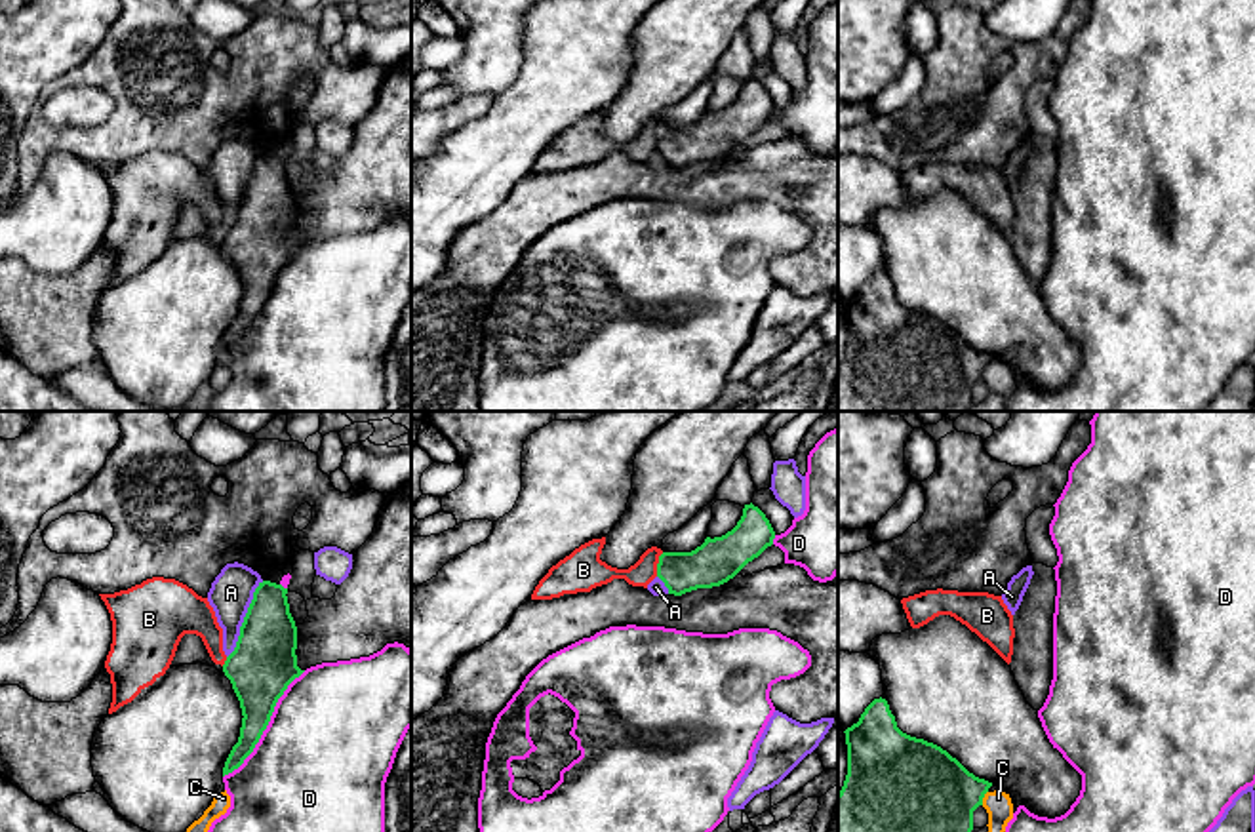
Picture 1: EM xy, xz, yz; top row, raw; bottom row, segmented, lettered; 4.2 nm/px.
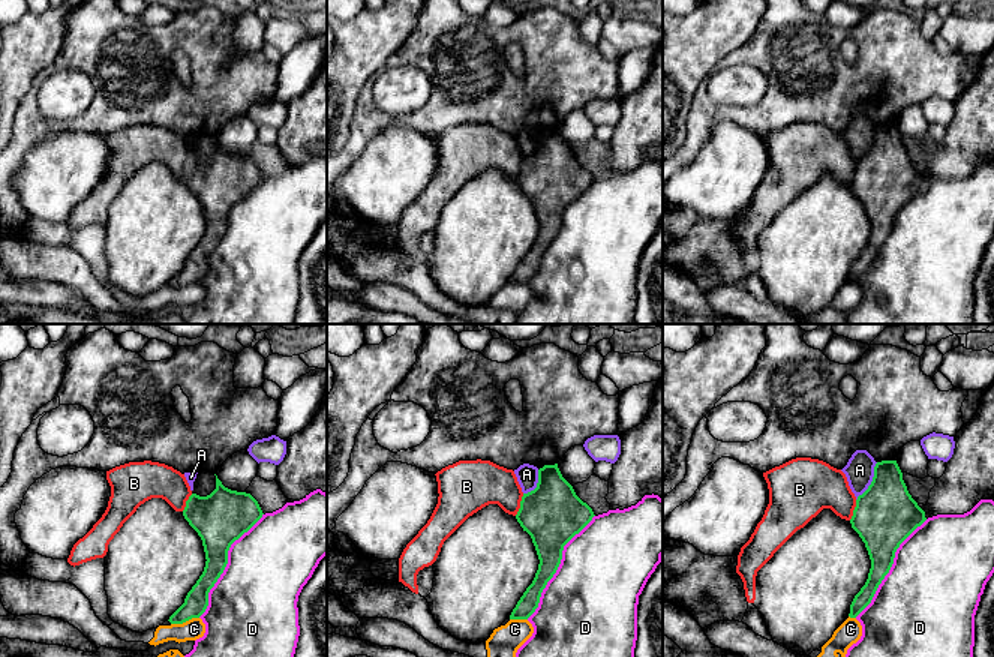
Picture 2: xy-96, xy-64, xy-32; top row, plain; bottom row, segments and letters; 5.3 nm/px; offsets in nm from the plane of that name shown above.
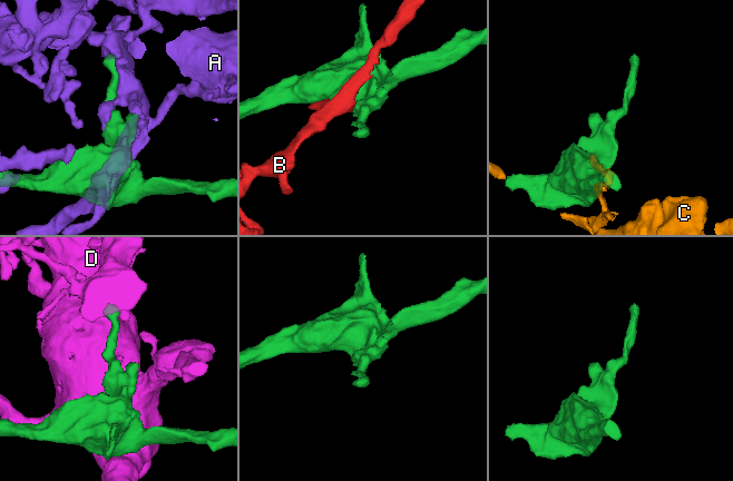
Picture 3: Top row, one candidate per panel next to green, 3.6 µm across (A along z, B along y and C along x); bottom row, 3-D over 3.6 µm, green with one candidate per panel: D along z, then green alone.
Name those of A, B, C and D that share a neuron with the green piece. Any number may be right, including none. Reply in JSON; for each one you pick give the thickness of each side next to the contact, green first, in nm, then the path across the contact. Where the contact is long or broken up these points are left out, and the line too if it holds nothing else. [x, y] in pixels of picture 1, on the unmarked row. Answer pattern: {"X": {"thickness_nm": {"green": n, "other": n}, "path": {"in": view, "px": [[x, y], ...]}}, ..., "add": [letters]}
{"B": {"thickness_nm": {"green": 190, "other": 100}, "path": {"in": "xz", "px": [[717, 134], [713, 138], [657, 138], [644, 143]]}}, "add": ["B"]}

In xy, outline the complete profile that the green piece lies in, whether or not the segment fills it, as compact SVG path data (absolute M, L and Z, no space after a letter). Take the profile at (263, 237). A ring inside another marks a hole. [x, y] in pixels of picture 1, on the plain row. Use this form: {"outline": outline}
{"outline": "M152 150L128 164L99 168L112 194L105 234L112 257L109 287L164 249L181 211L196 208L211 234L223 240L240 274L240 310L223 350L238 343L267 303L278 272L305 246L297 240L297 200L286 168L282 158L259 156L229 230L208 171L175 152Z"}

